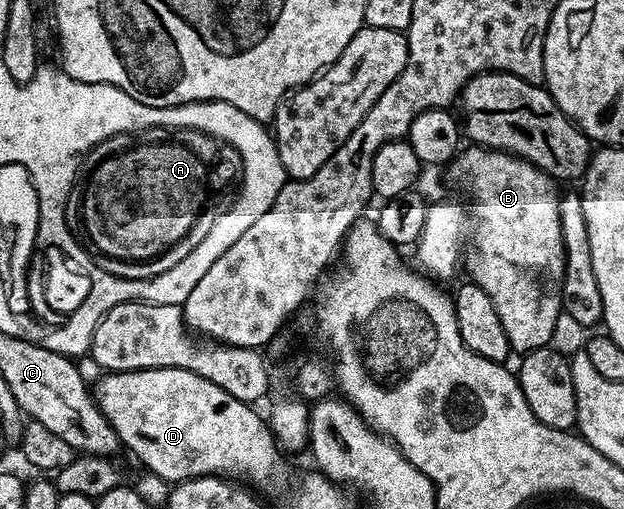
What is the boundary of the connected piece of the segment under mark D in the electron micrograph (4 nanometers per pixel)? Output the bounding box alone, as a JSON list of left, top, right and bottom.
[93,368,286,492]

